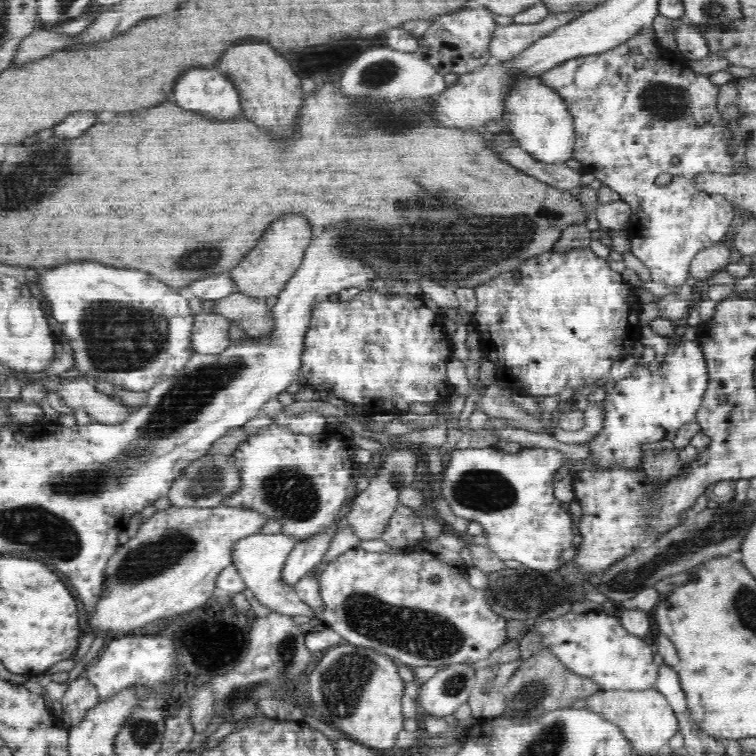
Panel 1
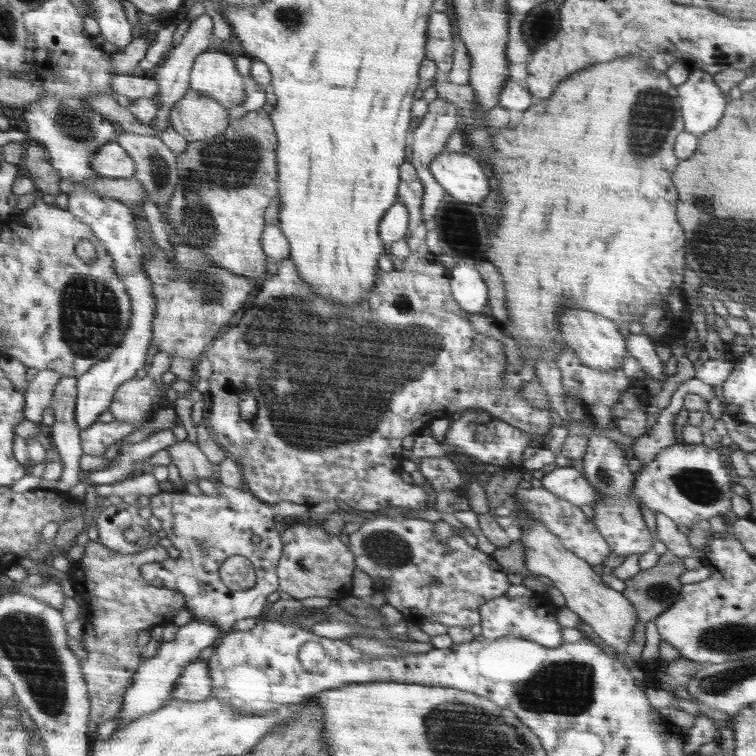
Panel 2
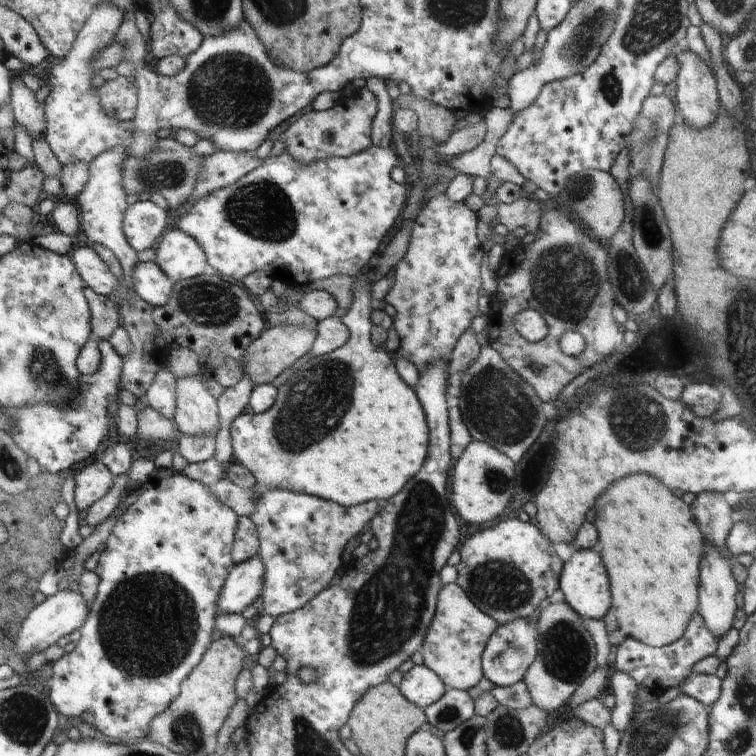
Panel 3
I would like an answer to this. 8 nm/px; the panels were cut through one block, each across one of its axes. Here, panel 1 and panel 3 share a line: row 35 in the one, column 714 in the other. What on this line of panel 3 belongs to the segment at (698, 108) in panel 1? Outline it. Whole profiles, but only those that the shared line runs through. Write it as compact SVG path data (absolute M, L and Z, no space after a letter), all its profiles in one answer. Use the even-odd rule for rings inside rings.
M698 612L691 619L692 626L687 626L688 634L683 634L678 641L671 645L650 647L634 639L622 642L617 646L616 659L611 668L628 674L638 686L640 684L646 686L656 697L658 692L662 692L666 686L682 684L690 676L690 672L698 660L716 654L716 638L718 636L712 634L712 630L708 630L708 624L704 622L704 618Z

